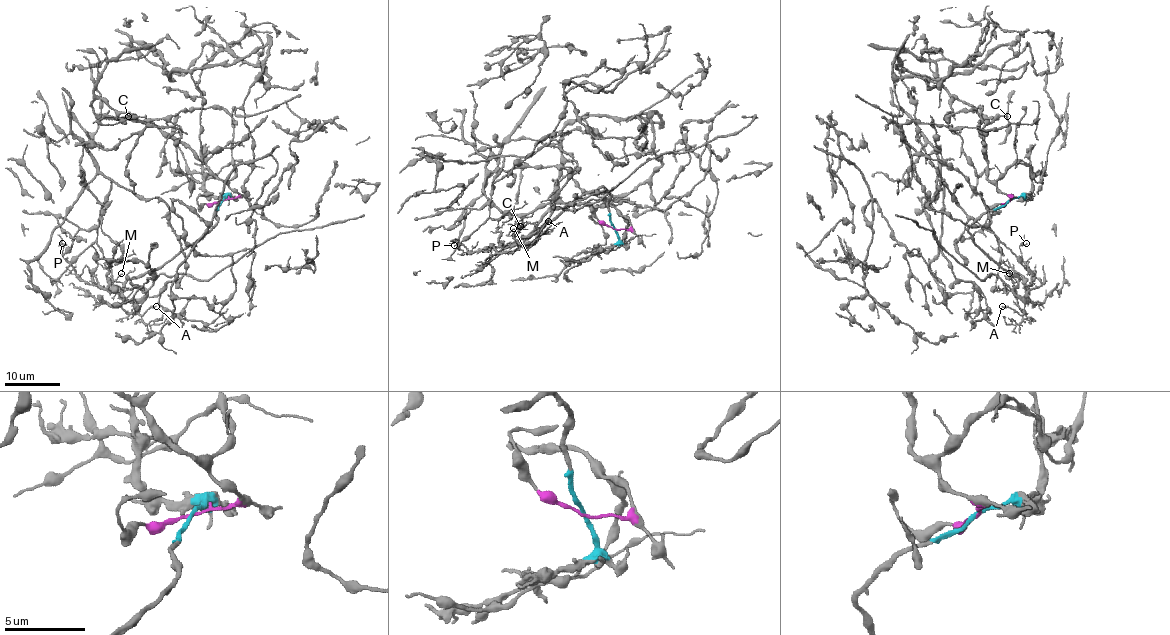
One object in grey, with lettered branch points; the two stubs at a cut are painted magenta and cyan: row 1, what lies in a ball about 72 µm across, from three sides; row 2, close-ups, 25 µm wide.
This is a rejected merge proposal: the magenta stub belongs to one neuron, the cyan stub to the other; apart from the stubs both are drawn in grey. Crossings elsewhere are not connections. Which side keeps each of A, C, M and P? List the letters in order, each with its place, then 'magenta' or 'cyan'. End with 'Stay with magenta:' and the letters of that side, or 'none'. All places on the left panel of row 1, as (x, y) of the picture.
A: place (156, 306); cyan
C: place (128, 116); magenta
M: place (121, 273); cyan
P: place (62, 243); cyan
Stay with magenta: C

